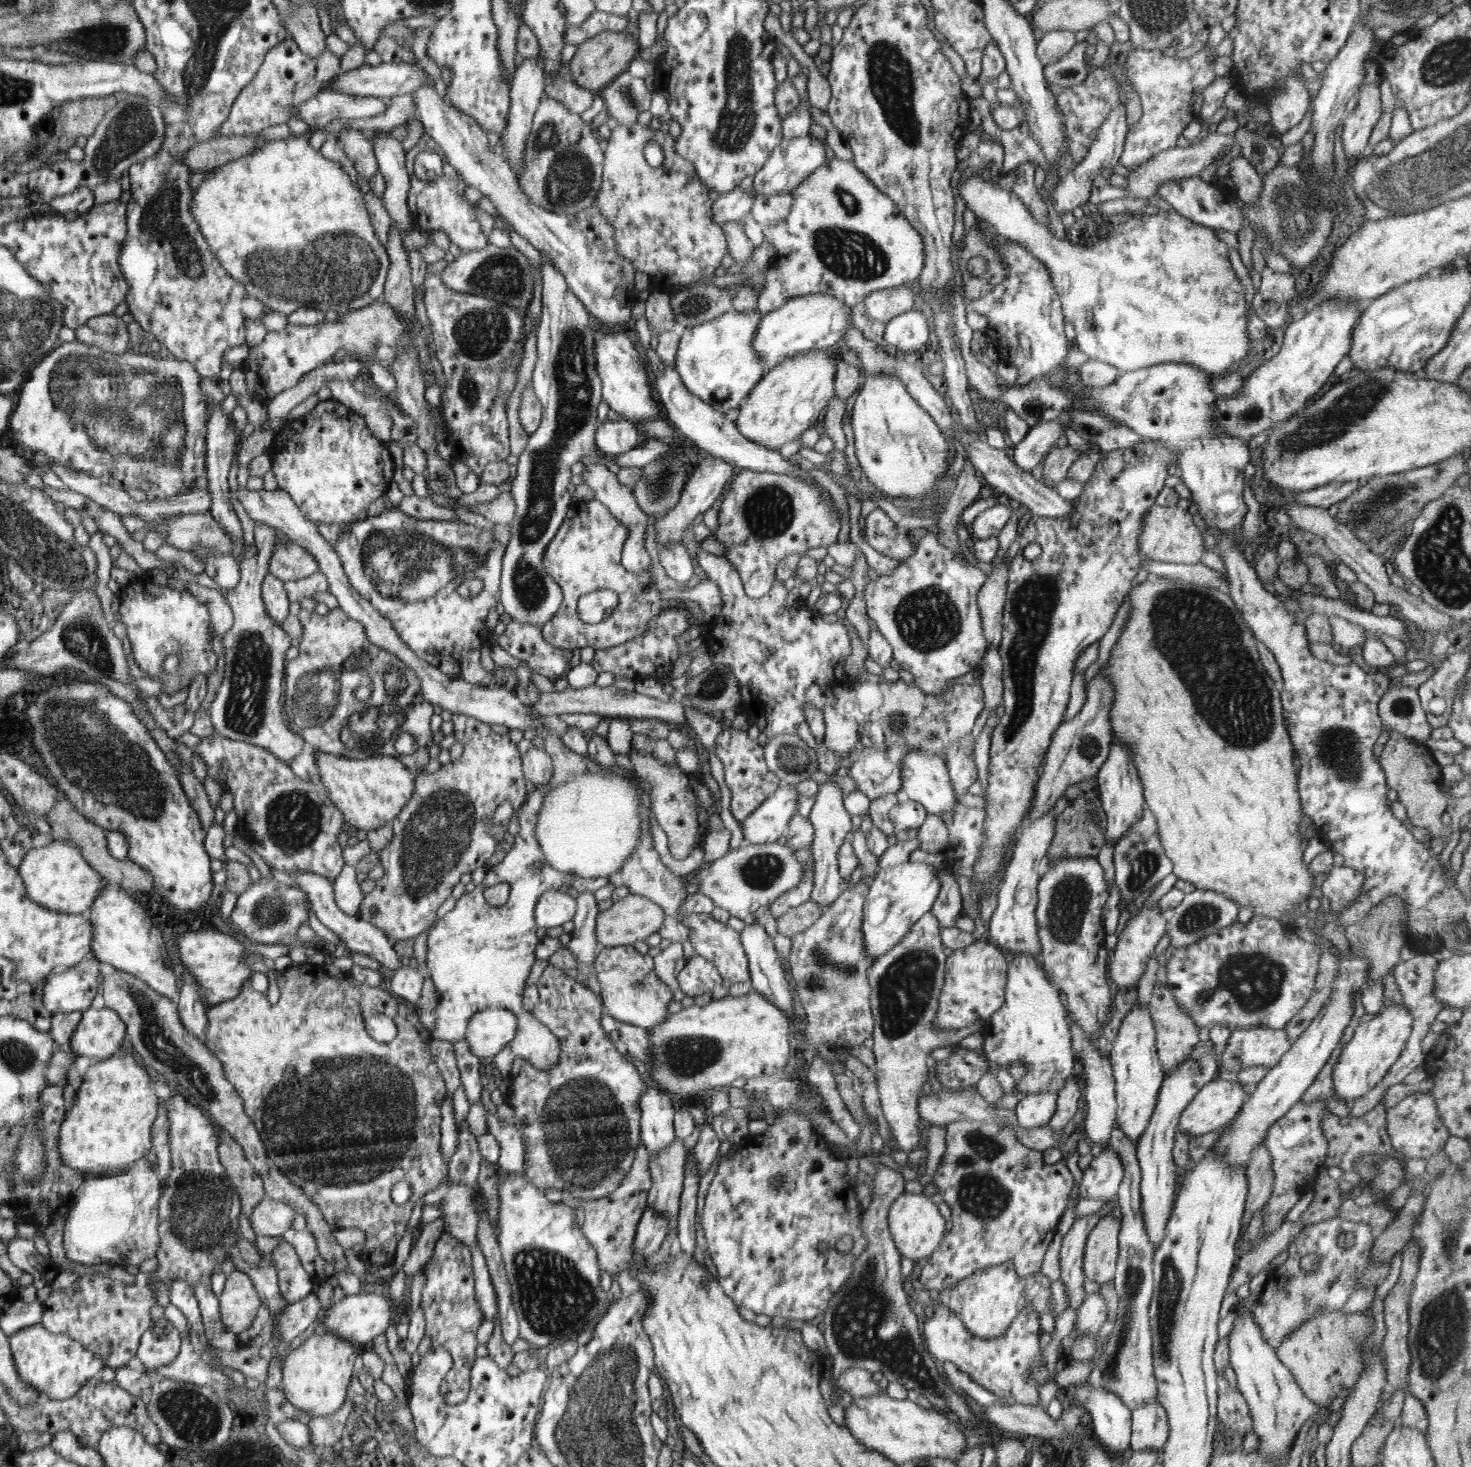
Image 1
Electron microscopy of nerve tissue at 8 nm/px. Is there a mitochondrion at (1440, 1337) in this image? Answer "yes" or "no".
yes

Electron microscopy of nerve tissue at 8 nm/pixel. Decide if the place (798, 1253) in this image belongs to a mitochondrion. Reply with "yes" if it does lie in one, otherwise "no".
no

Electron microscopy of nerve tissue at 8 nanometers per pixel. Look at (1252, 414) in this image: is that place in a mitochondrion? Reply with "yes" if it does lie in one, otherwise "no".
yes

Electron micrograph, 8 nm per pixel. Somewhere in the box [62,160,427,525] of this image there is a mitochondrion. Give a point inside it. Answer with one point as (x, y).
(332, 267)

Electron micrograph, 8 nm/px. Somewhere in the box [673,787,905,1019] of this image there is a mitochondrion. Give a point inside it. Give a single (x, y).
(820, 957)

